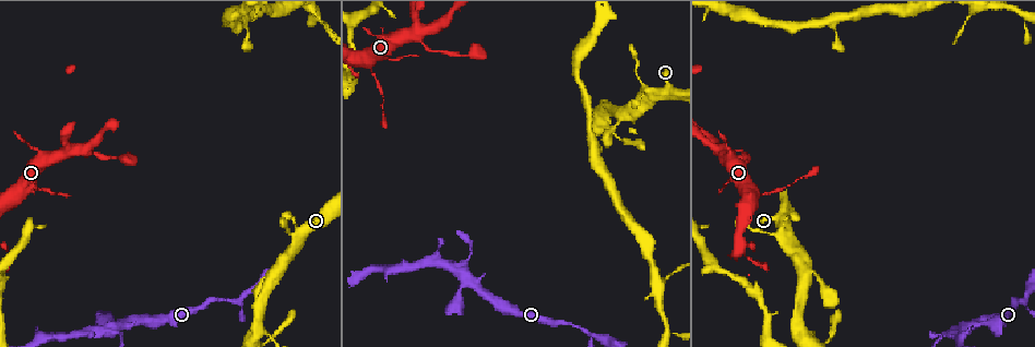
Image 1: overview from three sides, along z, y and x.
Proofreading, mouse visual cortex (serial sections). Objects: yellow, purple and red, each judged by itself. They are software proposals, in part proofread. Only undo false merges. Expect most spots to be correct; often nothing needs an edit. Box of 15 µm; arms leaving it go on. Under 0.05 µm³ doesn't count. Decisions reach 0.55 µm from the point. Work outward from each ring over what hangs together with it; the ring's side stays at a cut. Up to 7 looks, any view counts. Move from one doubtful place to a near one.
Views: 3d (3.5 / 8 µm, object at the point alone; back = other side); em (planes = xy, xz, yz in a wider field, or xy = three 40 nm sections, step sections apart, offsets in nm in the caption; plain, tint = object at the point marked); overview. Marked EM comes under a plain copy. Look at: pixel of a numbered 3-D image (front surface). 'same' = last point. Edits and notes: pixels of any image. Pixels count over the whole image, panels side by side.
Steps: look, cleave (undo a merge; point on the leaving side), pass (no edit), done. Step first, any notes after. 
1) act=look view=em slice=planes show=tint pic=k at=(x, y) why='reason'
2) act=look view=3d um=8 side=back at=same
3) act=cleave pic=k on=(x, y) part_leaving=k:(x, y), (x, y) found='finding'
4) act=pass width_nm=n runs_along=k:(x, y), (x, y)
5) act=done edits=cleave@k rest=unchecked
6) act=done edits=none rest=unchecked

act=look view=3d um=3.5 pic=1 at=(368, 65) why='thin arm on a thick one'

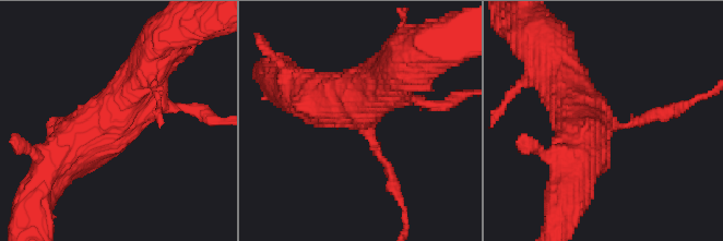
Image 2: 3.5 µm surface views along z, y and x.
act=look view=em slice=xy step=1 show=tint pic=2 at=(604, 123)

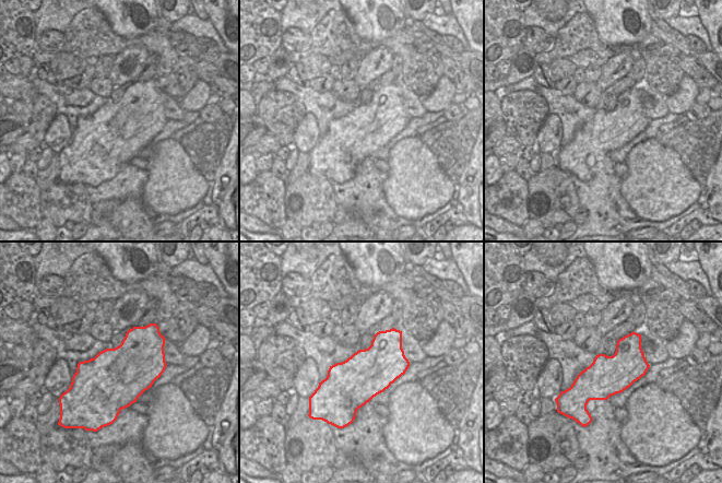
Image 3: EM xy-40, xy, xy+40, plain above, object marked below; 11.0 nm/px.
act=pass arm_widths_nm=150,450,600 runs_along=2:(144, 75), (44, 172) found='all the same cell'

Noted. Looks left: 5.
act=look view=3d um=3.5 pic=1 at=(732, 149) why='small branch off a trunk'

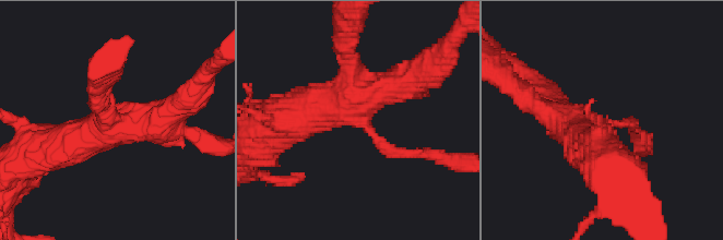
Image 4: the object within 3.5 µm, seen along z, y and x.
act=look view=em slice=xy step=5 show=tint pic=4 at=(361, 119) arms=4 arm_widths_nm=150,300,500,600

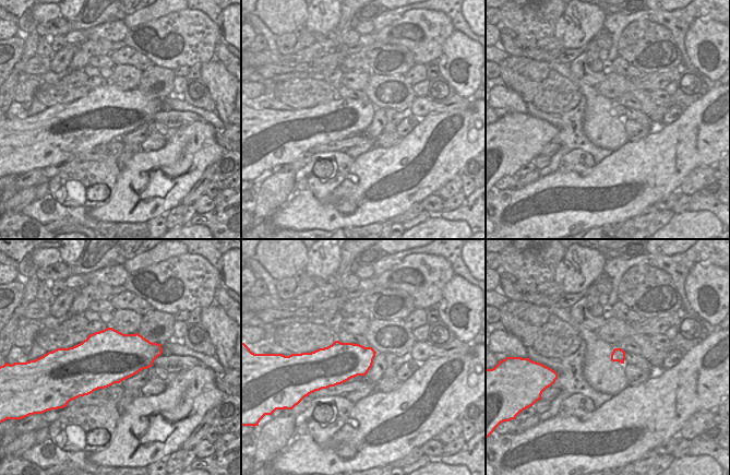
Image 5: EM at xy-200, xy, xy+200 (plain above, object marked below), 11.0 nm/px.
act=look view=em slice=xy step=1 show=tint at=same

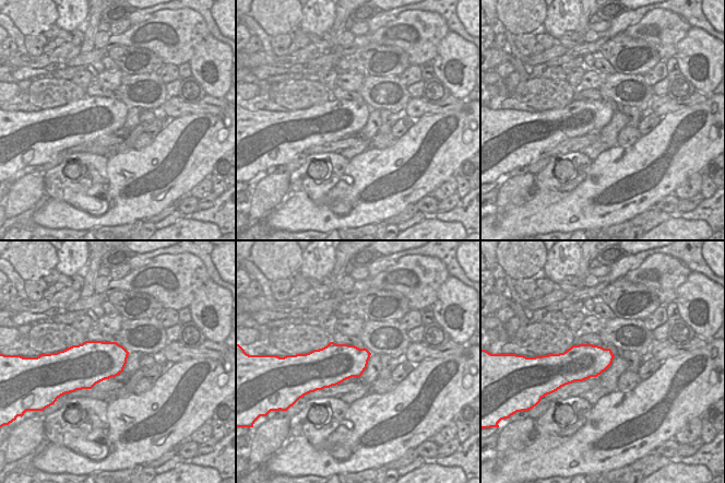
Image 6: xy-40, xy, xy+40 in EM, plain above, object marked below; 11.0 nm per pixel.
act=pass width_nm=420 runs_along=4:(285, 118), (412, 75) found='all the same cell'

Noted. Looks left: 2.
act=done edits=none rest=unchecked

